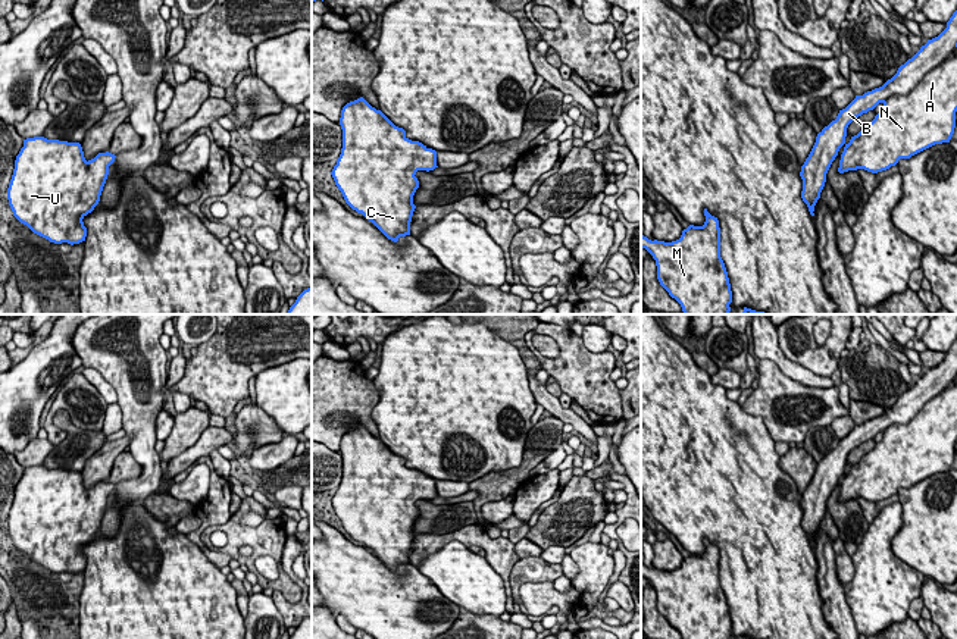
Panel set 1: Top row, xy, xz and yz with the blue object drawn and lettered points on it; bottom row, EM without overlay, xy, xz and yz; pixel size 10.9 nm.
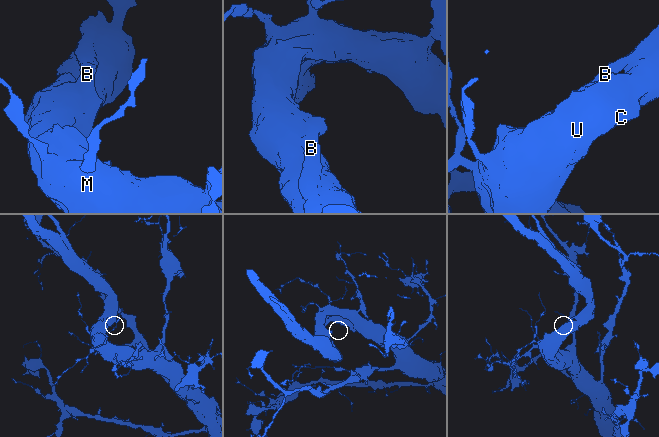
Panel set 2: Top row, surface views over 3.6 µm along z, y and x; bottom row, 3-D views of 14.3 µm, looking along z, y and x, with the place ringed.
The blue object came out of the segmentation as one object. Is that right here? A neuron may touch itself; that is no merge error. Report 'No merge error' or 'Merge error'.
No merge error

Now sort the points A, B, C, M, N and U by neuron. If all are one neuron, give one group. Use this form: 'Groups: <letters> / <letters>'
Groups: A B C M N U

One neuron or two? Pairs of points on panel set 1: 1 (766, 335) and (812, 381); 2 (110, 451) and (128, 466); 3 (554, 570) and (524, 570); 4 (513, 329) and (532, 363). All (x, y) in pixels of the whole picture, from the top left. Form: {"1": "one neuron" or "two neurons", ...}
{"1": "one neuron", "2": "two neurons", "3": "one neuron", "4": "one neuron"}

